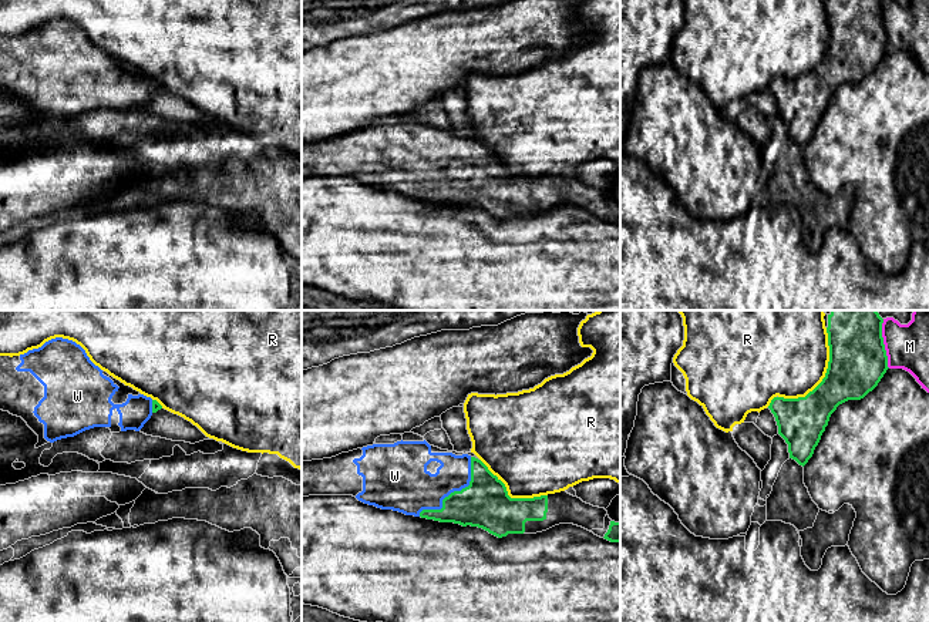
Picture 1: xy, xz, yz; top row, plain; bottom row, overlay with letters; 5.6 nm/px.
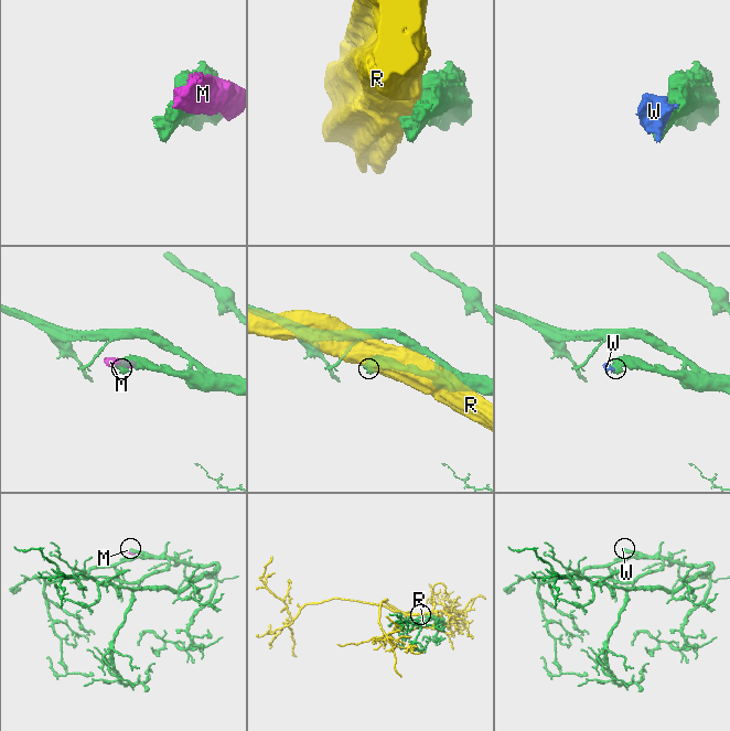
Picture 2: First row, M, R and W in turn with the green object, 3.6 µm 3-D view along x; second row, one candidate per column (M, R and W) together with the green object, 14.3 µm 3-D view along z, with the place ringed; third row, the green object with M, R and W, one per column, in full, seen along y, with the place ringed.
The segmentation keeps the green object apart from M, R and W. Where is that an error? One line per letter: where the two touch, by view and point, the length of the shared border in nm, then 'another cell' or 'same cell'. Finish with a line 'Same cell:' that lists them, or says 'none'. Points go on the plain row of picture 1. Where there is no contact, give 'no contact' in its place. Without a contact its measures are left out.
M: yz (882, 24) | 280 nm | another cell
R: yz (825, 57) | 480 nm | another cell
W: xz (454, 172) | 440 nm | same cell
Same cell: W

